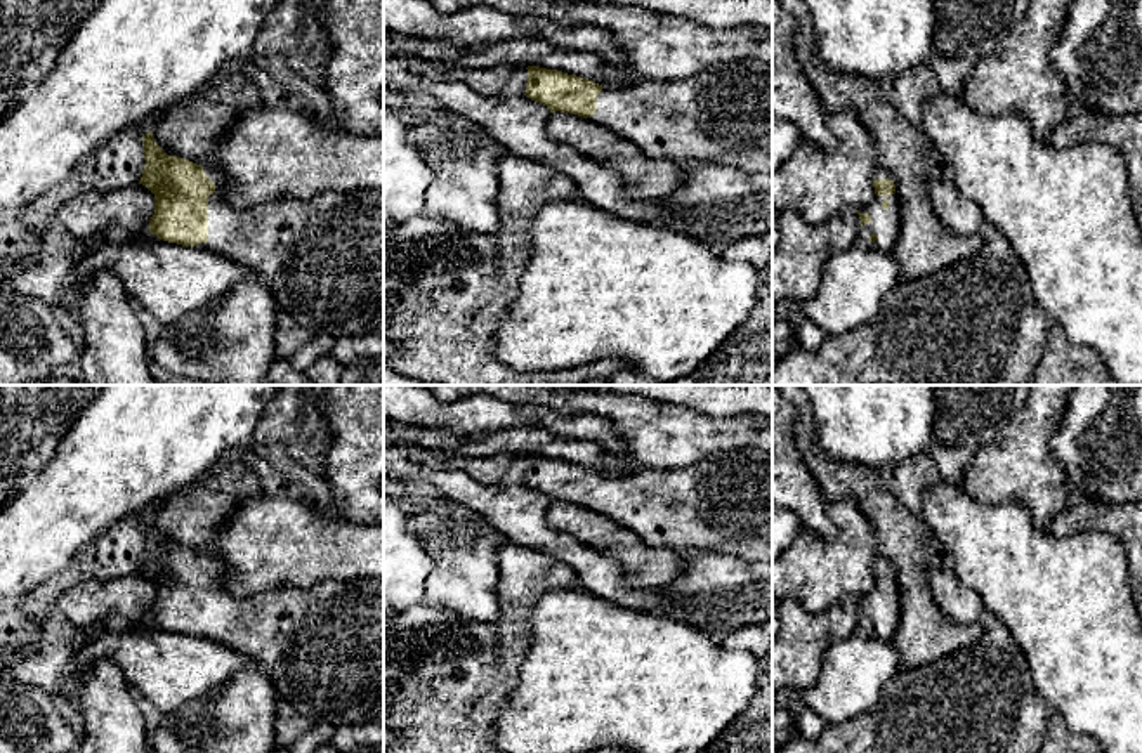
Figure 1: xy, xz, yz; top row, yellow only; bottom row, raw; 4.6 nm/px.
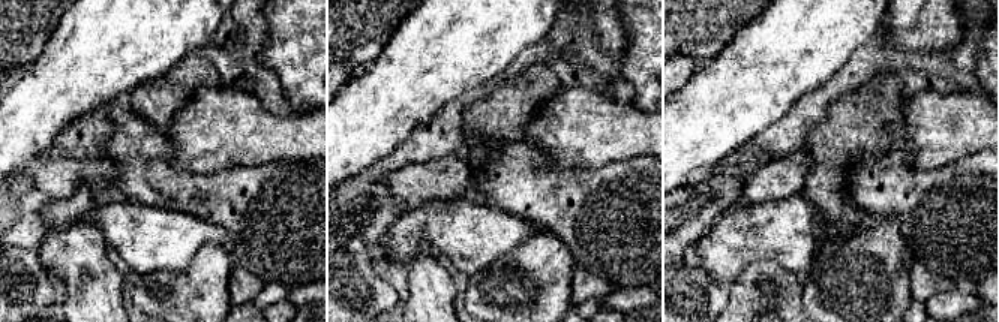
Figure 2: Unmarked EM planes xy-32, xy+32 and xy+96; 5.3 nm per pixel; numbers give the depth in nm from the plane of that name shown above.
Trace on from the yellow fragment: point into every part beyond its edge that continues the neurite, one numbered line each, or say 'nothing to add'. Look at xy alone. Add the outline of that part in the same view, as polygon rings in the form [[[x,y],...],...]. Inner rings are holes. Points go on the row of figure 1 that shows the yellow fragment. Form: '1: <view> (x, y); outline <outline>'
1: xy (323, 257); outline [[[212,167],[203,172],[215,182],[208,196],[208,241],[196,248],[227,257],[260,274],[269,285],[279,311],[288,312],[314,335],[333,338],[378,333],[384,328],[384,191],[326,191],[307,200],[276,200],[250,206],[229,201],[222,174]]]

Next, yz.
1: yz (886, 224); outline [[[897,194],[873,196],[868,205],[857,208],[859,213],[870,213],[871,222],[861,227],[857,243],[883,253],[892,253],[901,234],[901,215]]]

